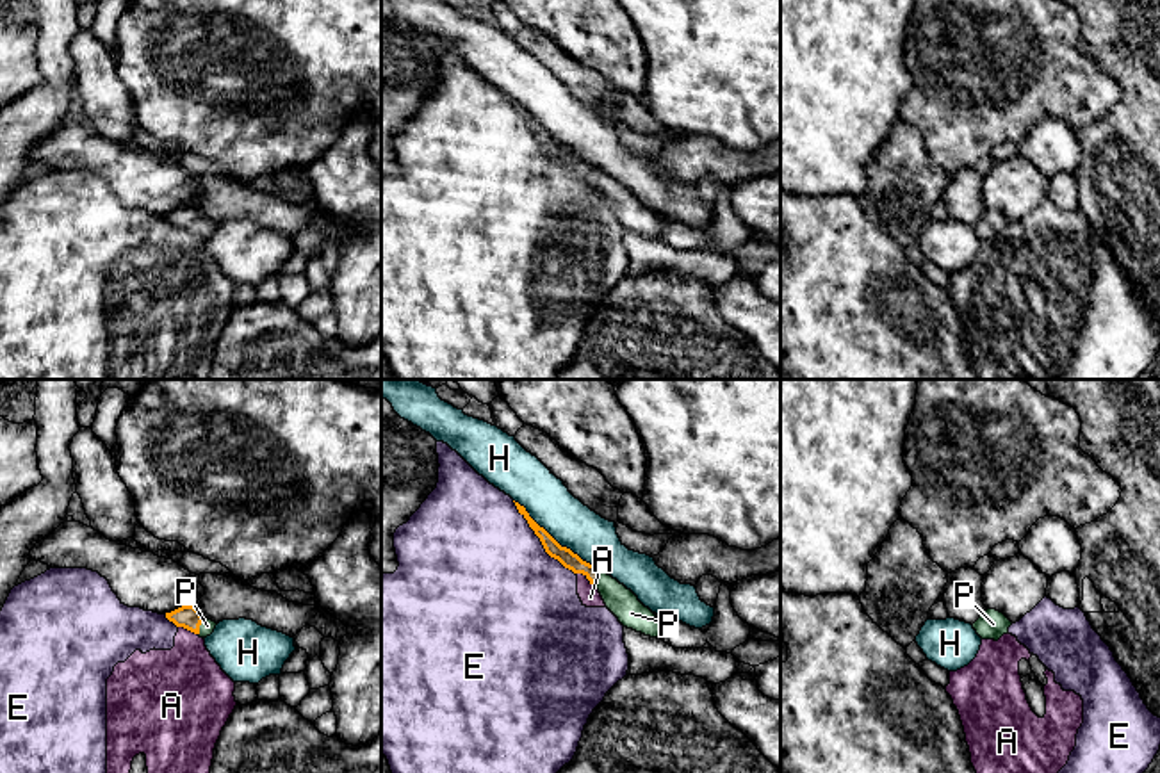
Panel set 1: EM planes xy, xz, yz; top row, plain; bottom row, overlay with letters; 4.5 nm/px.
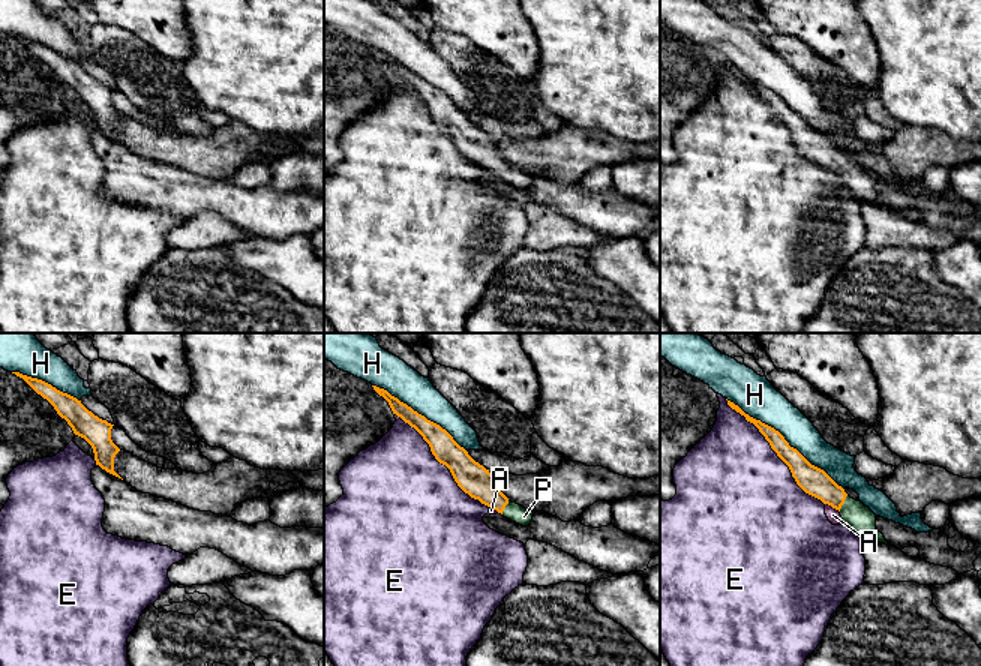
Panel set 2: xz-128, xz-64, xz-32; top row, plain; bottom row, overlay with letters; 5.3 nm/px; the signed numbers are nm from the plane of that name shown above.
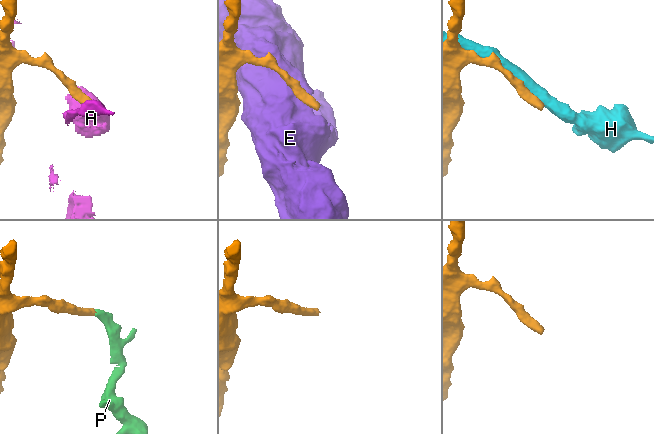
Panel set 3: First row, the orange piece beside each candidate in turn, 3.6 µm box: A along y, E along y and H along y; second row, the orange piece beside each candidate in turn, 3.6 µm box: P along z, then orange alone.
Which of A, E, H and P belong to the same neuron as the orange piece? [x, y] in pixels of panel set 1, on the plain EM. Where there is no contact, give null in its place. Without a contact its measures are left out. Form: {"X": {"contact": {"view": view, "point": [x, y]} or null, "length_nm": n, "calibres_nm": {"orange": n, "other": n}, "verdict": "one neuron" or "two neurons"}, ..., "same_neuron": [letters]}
{"A": {"contact": {"view": "xz", "point": [587, 179]}, "length_nm": 110, "calibres_nm": {"orange": 80, "other": 90}, "verdict": "two neurons"}, "E": {"contact": {"view": "xz", "point": [540, 141]}, "length_nm": 440, "calibres_nm": {"orange": 80, "other": 500}, "verdict": "two neurons"}, "H": {"contact": {"view": "xz", "point": [555, 141]}, "length_nm": 500, "calibres_nm": {"orange": 80, "other": 200}, "verdict": "two neurons"}, "P": {"contact": {"view": "xy", "point": [198, 228]}, "length_nm": 80, "calibres_nm": {"orange": 110, "other": 70}, "verdict": "one neuron"}, "same_neuron": ["P"]}

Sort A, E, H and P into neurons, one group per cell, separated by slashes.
A E / H / P

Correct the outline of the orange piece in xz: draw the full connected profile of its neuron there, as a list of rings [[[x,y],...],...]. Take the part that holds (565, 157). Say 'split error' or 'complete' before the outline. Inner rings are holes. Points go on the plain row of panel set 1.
split error; [[[515,103],[515,107],[519,114],[527,121],[535,135],[540,139],[545,153],[574,175],[583,175],[590,182],[590,185],[599,191],[606,208],[618,219],[624,228],[650,239],[659,239],[659,233],[663,230],[659,221],[649,208],[645,208],[638,201],[638,198],[631,191],[627,191],[624,185],[620,185],[617,180],[599,171],[597,167],[583,162],[570,150],[561,148],[543,128],[540,128],[529,118],[524,107],[520,107],[519,103]]]

